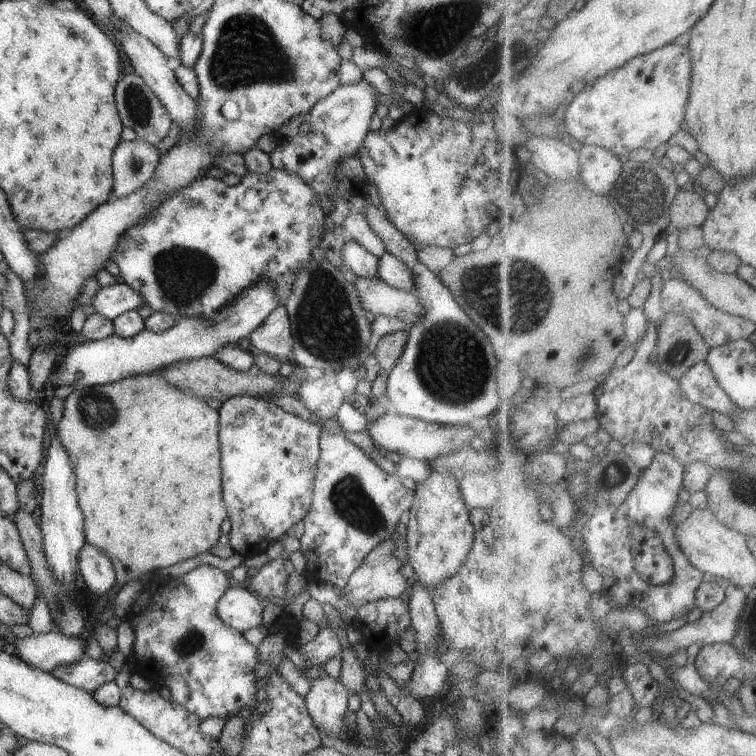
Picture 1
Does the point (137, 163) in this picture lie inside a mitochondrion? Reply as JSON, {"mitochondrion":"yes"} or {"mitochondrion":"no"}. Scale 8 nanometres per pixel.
{"mitochondrion":"yes"}

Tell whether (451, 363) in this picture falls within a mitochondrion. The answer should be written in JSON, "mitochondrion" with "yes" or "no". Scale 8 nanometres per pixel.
{"mitochondrion":"yes"}

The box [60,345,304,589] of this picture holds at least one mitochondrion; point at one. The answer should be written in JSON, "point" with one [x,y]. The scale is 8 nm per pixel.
{"point":[98,411]}

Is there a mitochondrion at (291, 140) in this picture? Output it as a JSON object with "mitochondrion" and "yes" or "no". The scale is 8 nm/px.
{"mitochondrion":"no"}

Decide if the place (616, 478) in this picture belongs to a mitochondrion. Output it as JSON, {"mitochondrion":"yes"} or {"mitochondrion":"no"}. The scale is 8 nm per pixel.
{"mitochondrion":"yes"}

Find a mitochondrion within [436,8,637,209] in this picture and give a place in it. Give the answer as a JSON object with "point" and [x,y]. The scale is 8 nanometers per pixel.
{"point":[496,55]}

